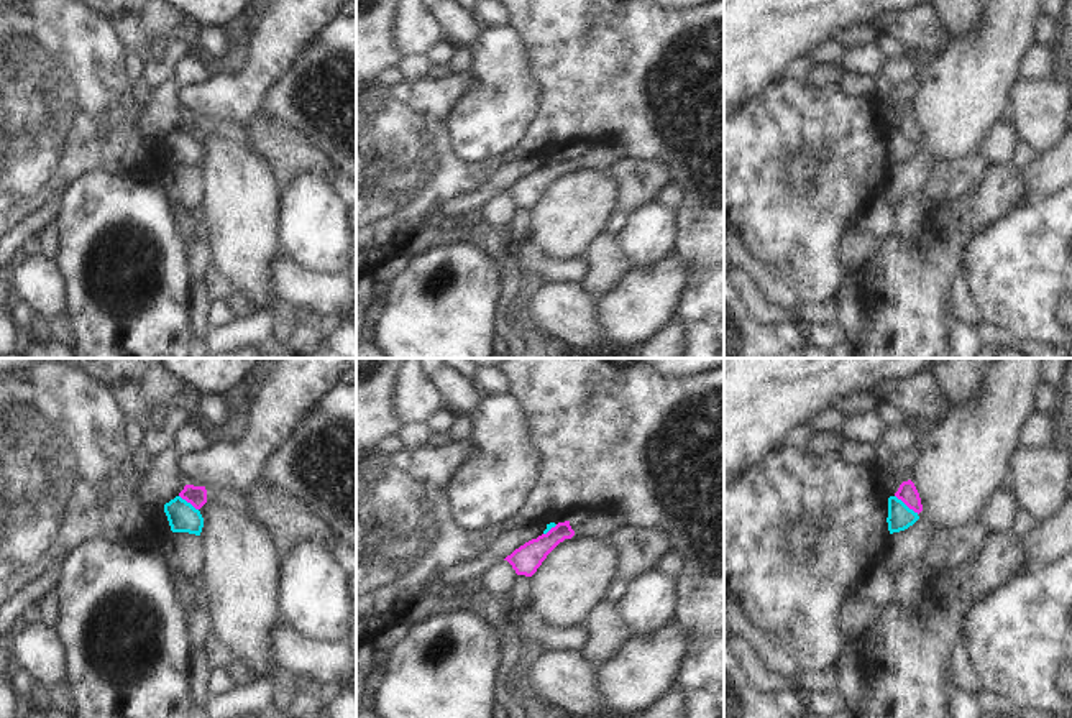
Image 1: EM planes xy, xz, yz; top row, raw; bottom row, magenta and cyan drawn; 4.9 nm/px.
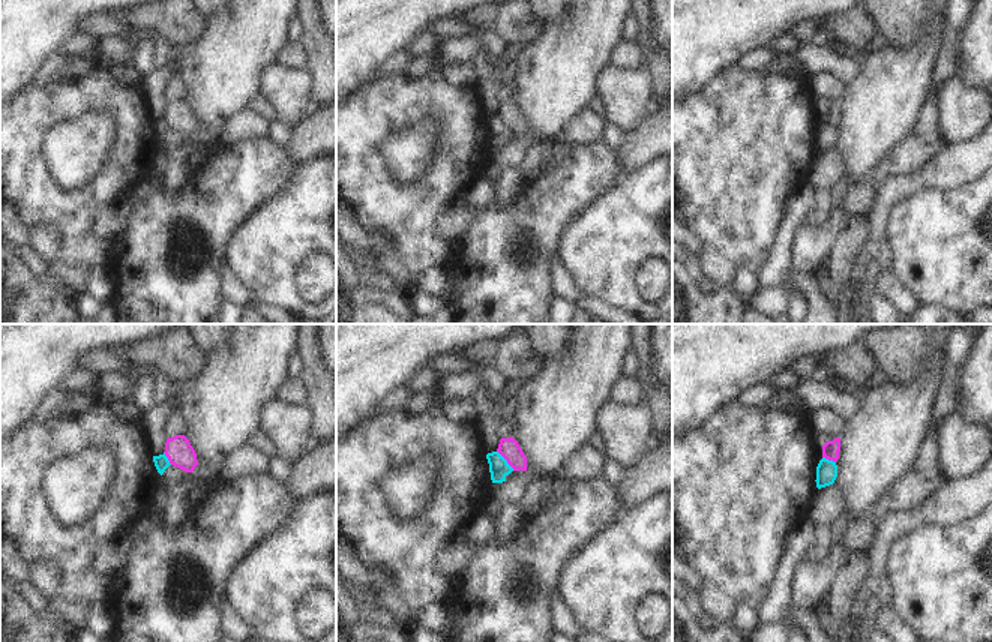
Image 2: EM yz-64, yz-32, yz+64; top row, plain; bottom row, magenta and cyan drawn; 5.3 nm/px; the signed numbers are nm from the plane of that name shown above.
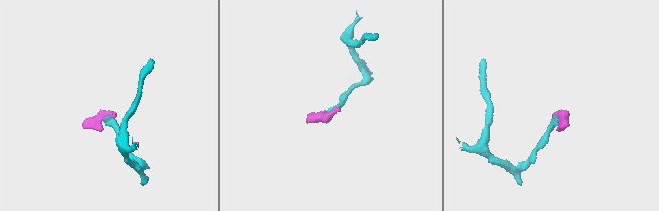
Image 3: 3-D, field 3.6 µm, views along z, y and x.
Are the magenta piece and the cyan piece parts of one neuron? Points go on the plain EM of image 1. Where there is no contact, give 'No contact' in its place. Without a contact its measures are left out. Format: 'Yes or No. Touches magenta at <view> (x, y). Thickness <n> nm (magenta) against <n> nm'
No. Touches magenta at yz (907, 137). Thickness 90 nm (magenta) against 120 nm

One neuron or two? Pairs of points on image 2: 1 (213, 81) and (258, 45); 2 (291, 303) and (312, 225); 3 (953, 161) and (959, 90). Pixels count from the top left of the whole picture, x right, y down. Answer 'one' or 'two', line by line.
1: one
2: one
3: two

